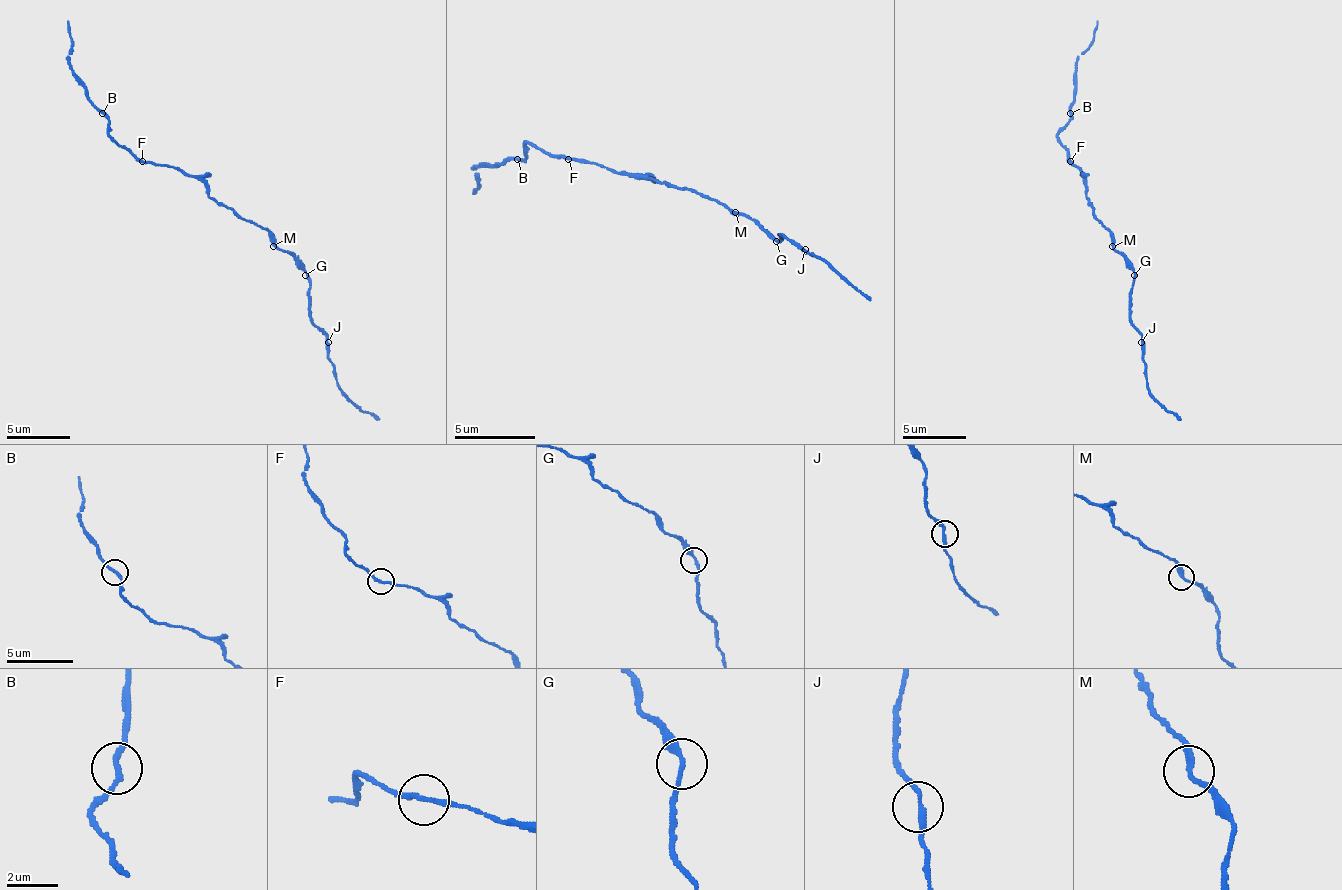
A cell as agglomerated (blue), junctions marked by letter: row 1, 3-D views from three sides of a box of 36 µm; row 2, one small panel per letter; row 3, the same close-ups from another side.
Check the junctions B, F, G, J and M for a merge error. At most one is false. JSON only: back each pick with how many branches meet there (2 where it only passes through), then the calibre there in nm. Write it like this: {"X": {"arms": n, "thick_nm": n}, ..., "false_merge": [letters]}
{"false_merge": []}

